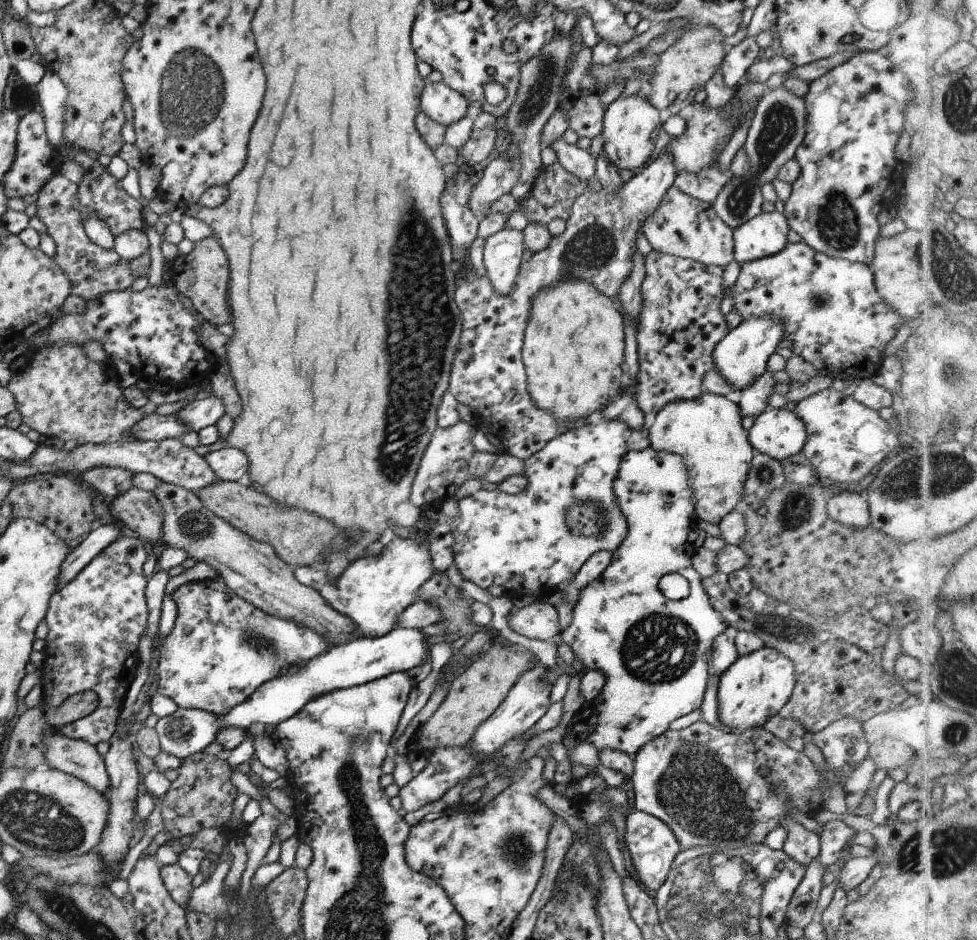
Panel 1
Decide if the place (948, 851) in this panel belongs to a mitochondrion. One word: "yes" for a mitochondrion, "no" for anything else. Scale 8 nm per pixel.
yes

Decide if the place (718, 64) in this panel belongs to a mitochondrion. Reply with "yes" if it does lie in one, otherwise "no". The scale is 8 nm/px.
no

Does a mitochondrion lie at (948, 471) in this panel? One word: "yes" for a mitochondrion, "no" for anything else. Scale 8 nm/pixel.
yes

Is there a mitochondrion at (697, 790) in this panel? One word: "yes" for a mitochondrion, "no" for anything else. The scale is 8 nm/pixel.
yes

